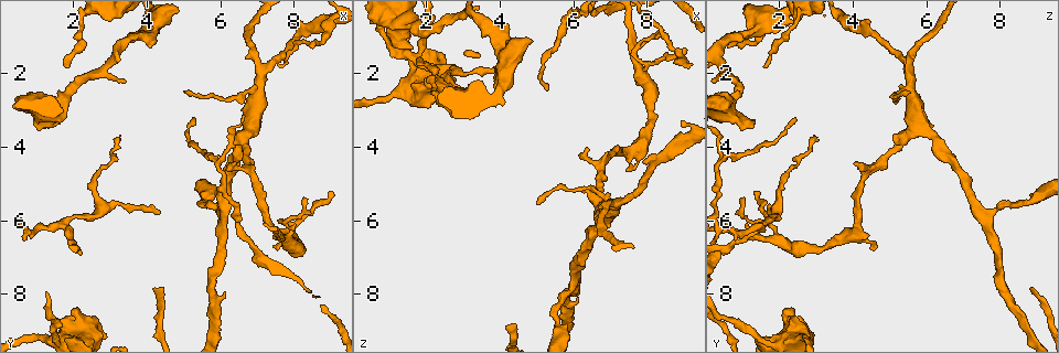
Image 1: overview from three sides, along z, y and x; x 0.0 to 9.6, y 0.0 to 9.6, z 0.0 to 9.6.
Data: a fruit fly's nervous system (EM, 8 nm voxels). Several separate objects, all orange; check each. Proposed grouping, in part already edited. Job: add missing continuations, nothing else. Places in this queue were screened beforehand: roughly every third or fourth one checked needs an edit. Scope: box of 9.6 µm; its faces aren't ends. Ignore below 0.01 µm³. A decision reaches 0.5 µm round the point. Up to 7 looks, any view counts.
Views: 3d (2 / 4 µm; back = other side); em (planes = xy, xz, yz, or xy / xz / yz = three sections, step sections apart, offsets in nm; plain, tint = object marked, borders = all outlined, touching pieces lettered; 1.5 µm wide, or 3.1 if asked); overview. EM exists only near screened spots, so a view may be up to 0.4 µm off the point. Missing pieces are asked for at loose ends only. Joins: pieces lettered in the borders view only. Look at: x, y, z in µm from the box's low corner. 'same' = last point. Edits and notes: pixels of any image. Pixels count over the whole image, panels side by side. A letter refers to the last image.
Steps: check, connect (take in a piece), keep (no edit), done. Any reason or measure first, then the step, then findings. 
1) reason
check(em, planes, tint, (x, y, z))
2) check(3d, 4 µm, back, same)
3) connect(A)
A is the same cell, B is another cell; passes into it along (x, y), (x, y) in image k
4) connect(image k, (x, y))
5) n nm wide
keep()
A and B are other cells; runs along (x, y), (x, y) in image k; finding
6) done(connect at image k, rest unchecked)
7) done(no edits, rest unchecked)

tapers out
check(3d, 4 µm, (4.40, 5.75, 1.65))

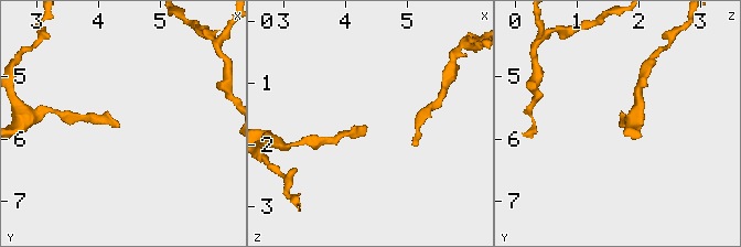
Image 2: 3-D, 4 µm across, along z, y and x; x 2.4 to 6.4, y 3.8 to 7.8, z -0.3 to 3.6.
shape alone is not enough
check(em, planes, borders, (4.35, 5.75, 1.70))

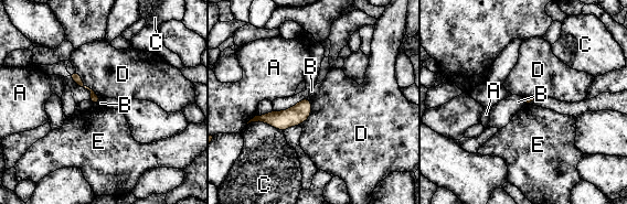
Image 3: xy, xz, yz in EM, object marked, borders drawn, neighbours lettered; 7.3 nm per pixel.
keep()
A, B, C, D and E are other cells; border along (76, 71), (82, 82), (102, 97) in image 3; none of them fits

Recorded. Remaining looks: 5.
tapers out
check(em, xy, step 4, tint, (1.85, 1.80, 1.50))

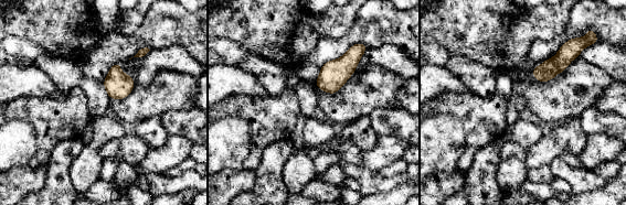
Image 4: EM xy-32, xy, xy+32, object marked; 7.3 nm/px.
another direction
check(em, planes, borders, same)

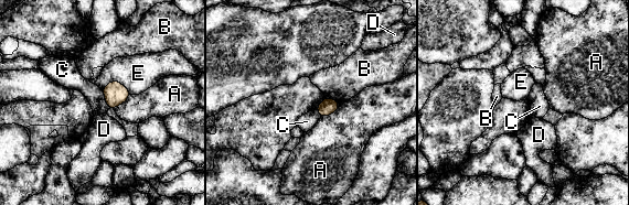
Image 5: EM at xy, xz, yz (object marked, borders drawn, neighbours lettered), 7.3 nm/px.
keep()
A, B, C, D and E are other cells; border along (326, 97), (336, 99), (339, 103) in image 5; no lettered piece goes on from it

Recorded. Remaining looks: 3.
free end
check(em, yz, step 8, tint, (4.05, 1.30, 0.60))

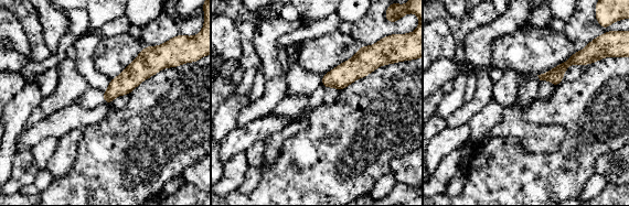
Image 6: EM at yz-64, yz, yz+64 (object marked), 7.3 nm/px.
check(em, planes, borders, same)

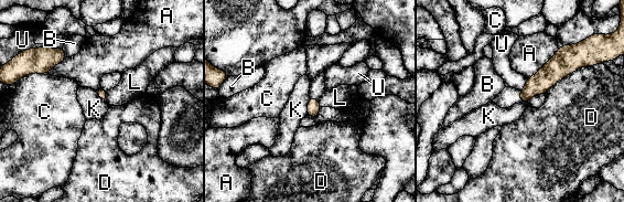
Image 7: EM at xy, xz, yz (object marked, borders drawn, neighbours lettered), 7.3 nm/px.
keep()
A, B, C, D, K, L and U are other cells; border along (310, 98), (305, 115) in image 7; none of them fits

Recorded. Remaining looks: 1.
done(no edits, rest unchecked)

